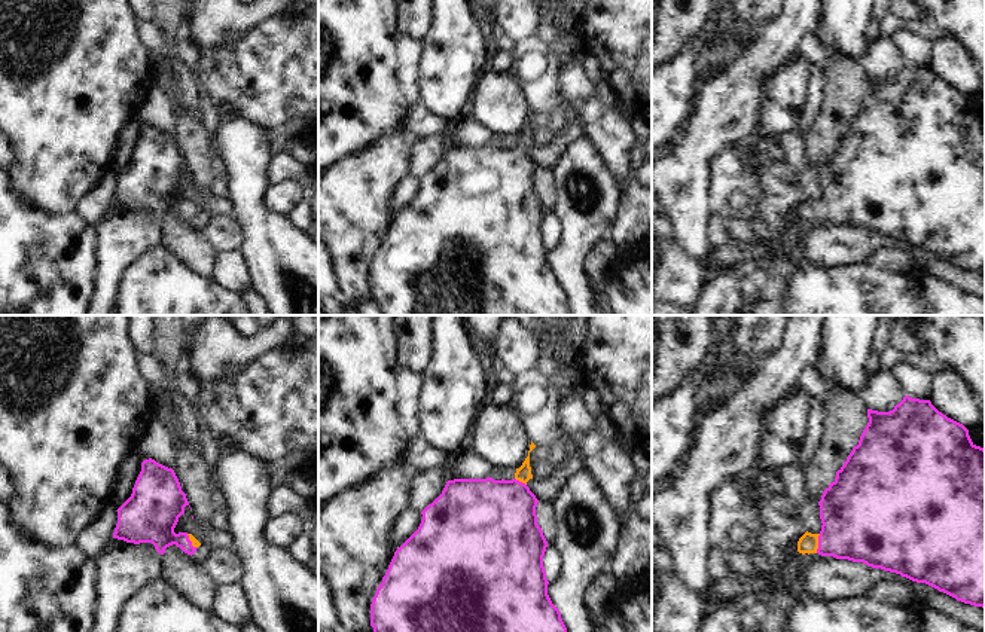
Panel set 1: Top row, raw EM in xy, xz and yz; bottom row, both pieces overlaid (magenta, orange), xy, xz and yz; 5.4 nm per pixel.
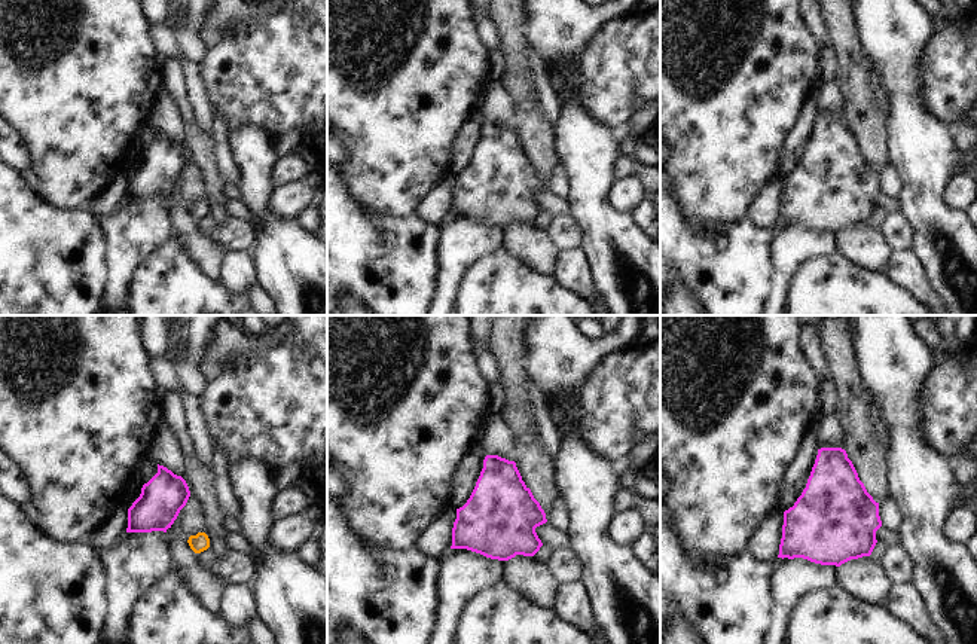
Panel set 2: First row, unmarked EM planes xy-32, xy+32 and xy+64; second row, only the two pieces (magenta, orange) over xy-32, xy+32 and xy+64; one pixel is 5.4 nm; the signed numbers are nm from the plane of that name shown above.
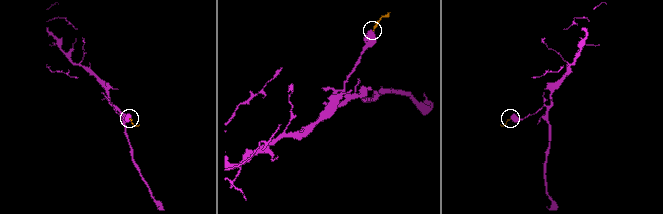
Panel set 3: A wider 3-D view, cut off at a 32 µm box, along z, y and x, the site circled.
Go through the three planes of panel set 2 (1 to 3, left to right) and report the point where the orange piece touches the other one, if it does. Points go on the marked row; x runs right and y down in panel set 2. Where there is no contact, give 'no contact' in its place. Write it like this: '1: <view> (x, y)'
1: no contact
2: no contact
3: no contact

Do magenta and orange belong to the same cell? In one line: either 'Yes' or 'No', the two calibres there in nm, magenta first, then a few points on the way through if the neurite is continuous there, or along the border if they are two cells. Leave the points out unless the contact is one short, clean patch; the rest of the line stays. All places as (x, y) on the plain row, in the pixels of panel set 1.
Yes. Thickness 420 nm (magenta) against 110 nm. Path across: yz (860, 191), (828, 210), (819, 210), (808, 210).

